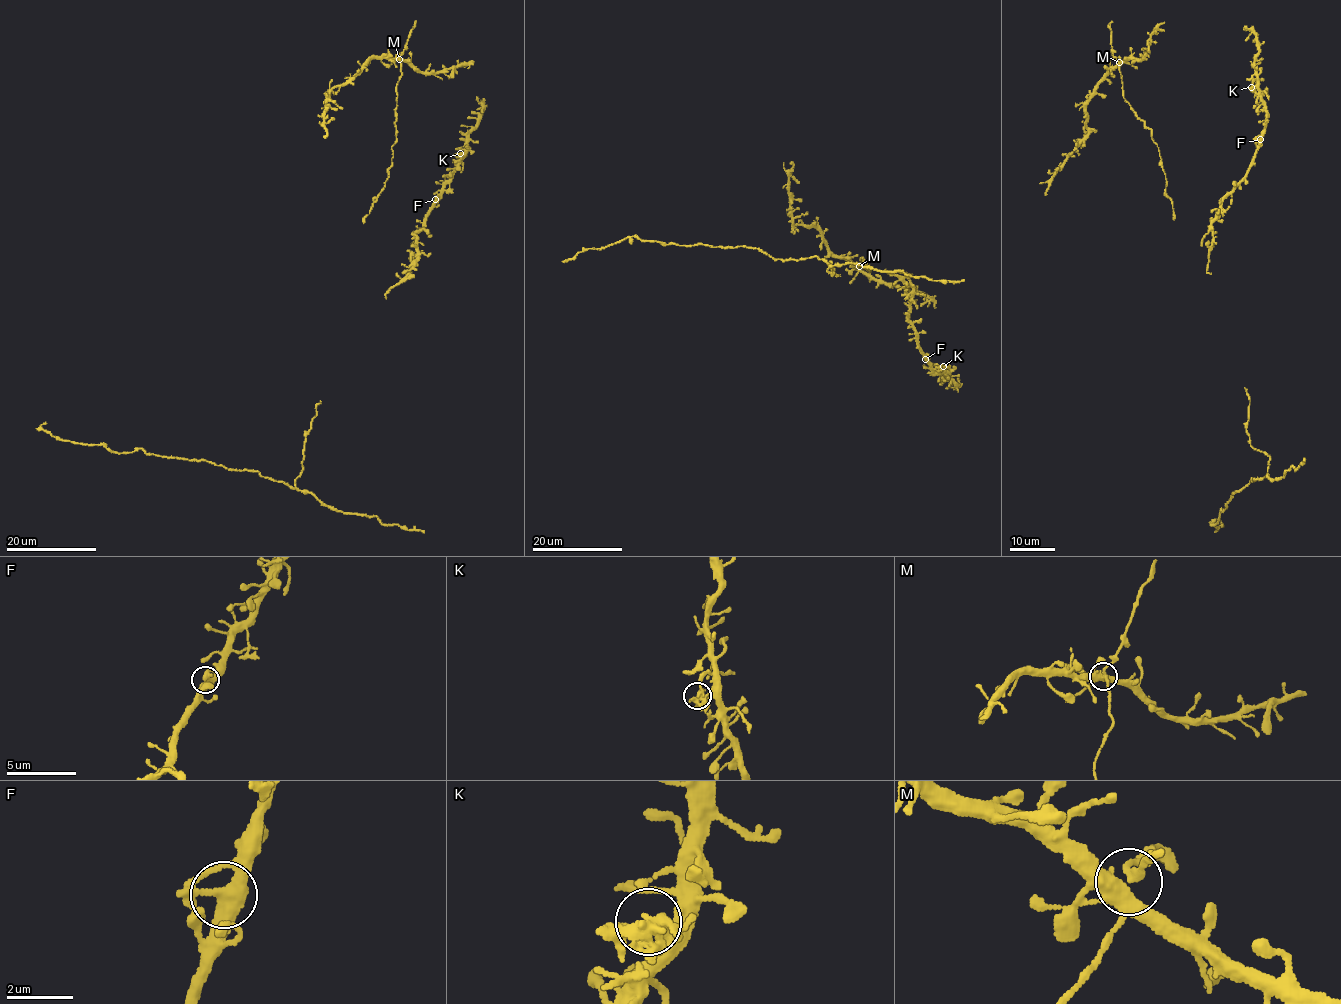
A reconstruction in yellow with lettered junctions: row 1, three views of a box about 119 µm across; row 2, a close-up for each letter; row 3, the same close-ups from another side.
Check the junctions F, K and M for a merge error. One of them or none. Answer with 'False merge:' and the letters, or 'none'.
False merge: none

